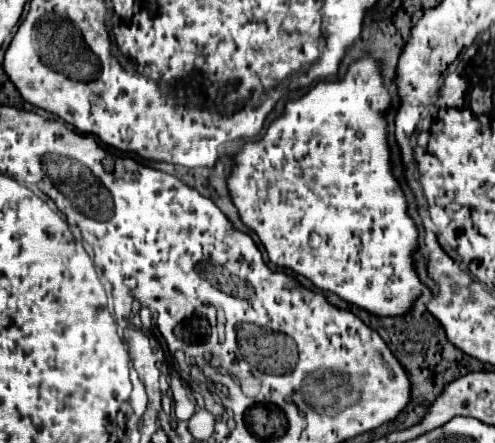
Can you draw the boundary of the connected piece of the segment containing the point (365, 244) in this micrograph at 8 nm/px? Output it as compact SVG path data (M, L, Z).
M359 60L355 64L351 64L349 72L345 74L345 78L341 80L333 80L333 82L319 82L315 88L311 88L303 98L287 102L287 110L281 118L277 118L267 134L263 138L249 140L243 142L239 148L239 154L235 156L235 166L233 172L227 180L233 204L237 206L241 220L245 222L247 228L255 230L259 240L263 242L263 246L269 252L269 260L277 266L285 266L295 270L297 274L309 278L315 286L321 286L321 290L327 292L335 292L339 294L343 300L365 308L371 314L377 316L399 316L409 312L413 300L417 296L421 296L423 292L429 294L429 290L419 282L417 274L413 272L413 250L417 248L417 228L415 222L407 216L407 200L403 198L403 192L399 188L399 182L395 180L395 176L391 174L391 166L389 166L389 146L387 146L387 134L385 134L385 118L383 112L389 108L389 92L383 88L383 82L379 78L379 62L377 60Z

